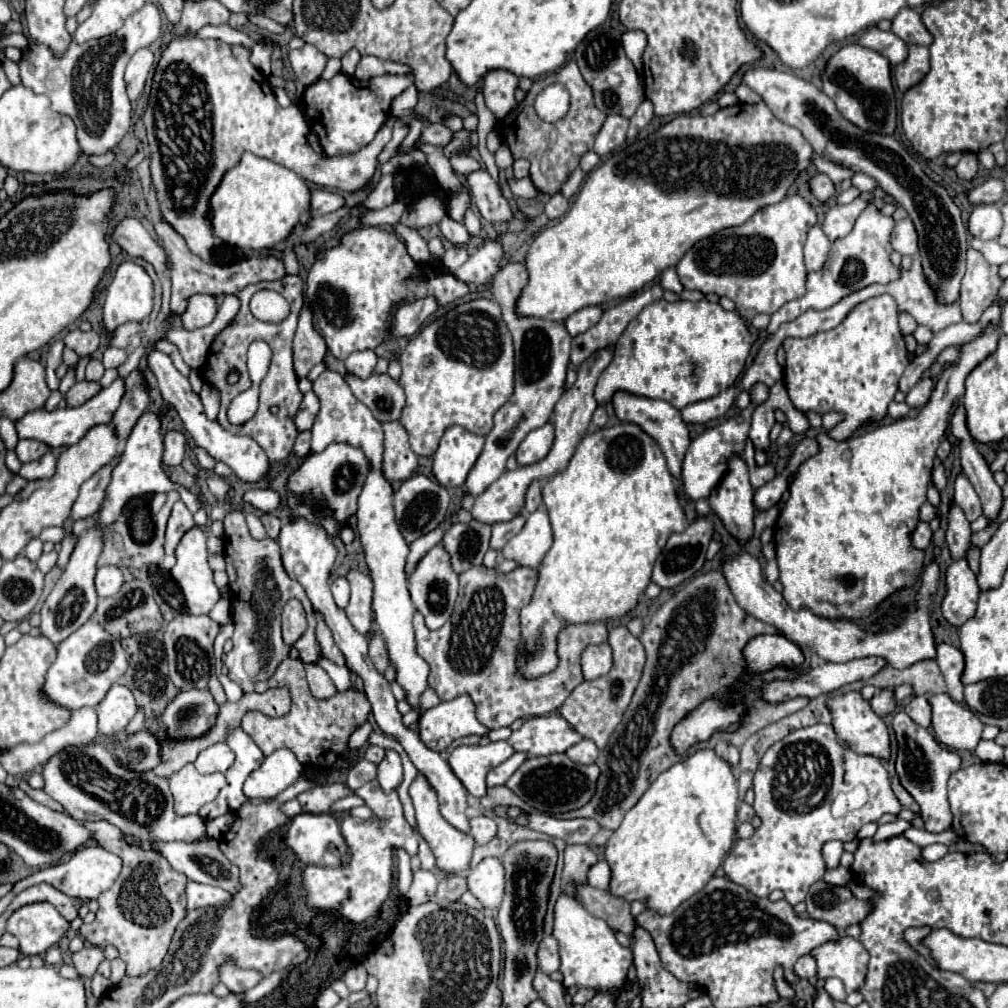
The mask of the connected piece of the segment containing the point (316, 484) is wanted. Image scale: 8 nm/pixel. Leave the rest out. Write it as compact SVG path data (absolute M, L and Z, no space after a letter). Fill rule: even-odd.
M331 443L323 453L311 453L307 457L307 461L289 477L287 505L291 507L293 515L301 515L309 521L321 523L325 527L325 531L335 537L335 535L339 535L347 517L357 511L357 497L361 493L361 487L365 485L367 475L369 475L369 463L365 459L365 453L359 447L353 447L347 443ZM305 493L311 493L315 499L323 499L327 503L327 507L333 509L333 517L331 519L315 517L311 507L305 505L301 499Z

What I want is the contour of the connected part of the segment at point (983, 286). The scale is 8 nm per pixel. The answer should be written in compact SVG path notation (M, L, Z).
M971 249L967 251L967 271L961 281L959 305L965 323L977 323L981 313L999 297L999 287L1003 279L999 277L999 269L989 265L985 257Z

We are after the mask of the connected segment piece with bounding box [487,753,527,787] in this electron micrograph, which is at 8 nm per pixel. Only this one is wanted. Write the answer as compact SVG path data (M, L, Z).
M513 753L507 761L503 761L499 767L489 771L489 775L487 775L487 787L505 785L507 779L517 771L517 767L521 767L521 763L525 763L525 759L527 759L525 753Z

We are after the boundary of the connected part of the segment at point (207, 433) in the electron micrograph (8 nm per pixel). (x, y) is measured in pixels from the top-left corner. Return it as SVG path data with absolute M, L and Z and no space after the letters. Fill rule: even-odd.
M151 351L149 357L147 357L147 361L149 361L149 367L153 369L153 373L155 373L157 381L159 381L159 389L161 389L163 399L177 409L177 413L179 413L179 417L181 417L181 421L183 421L183 427L185 427L187 433L193 437L195 445L203 447L203 449L205 449L211 457L215 457L217 461L227 463L227 465L233 469L233 473L235 473L241 481L245 481L245 483L257 483L257 481L261 481L261 479L267 477L267 473L269 473L269 461L267 461L267 455L263 453L263 449L255 443L255 439L253 439L253 437L231 435L231 433L225 431L217 421L209 421L209 419L205 417L203 405L201 405L201 401L199 401L199 395L191 389L187 377L181 375L181 373L175 369L175 365L173 365L171 359L169 359L169 355L165 355L165 353L161 353L161 351Z

